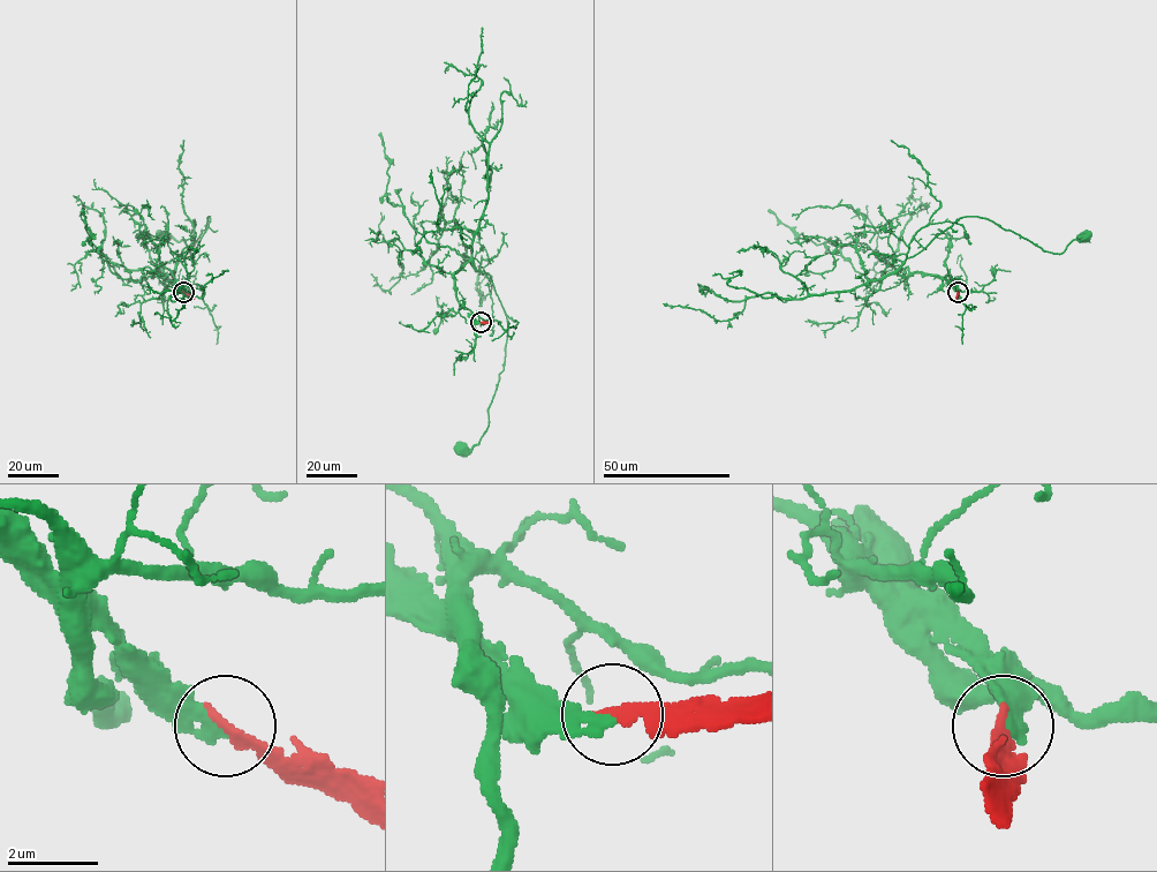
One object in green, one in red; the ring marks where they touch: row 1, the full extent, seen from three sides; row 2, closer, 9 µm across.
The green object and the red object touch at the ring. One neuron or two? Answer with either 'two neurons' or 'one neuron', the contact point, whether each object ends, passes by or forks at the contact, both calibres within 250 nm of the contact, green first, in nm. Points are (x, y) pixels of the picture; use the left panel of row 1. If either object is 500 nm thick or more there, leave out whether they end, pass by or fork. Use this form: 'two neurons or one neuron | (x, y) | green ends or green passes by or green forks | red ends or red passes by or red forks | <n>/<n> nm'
one neuron | (183, 292) | green ends | red ends | 280/240 nm

